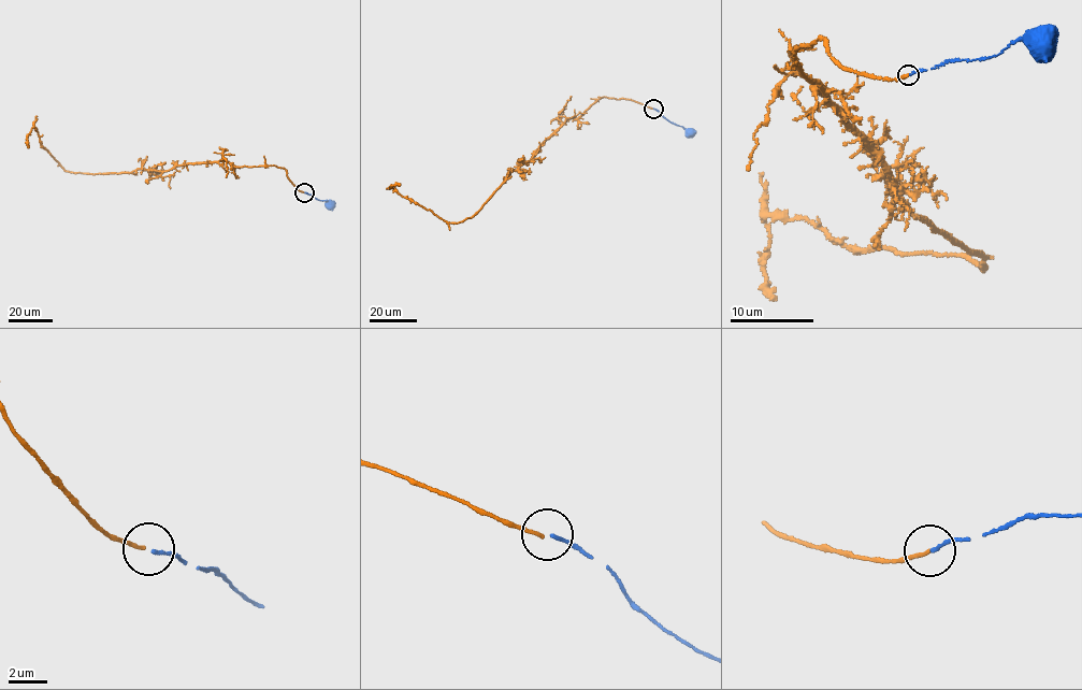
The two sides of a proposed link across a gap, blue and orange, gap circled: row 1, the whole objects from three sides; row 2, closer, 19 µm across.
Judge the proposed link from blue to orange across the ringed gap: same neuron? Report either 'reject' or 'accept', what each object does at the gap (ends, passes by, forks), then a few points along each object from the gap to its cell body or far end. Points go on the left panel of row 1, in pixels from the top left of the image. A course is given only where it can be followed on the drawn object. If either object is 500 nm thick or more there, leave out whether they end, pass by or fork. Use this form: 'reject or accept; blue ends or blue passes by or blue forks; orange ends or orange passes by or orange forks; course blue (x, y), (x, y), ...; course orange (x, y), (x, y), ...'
reject; blue ends; orange ends; course blue (304, 192), (328, 200), (329, 204); course orange (303, 192), (272, 166), (224, 160), (92, 174), (63, 170), (34, 127), (28, 148)

